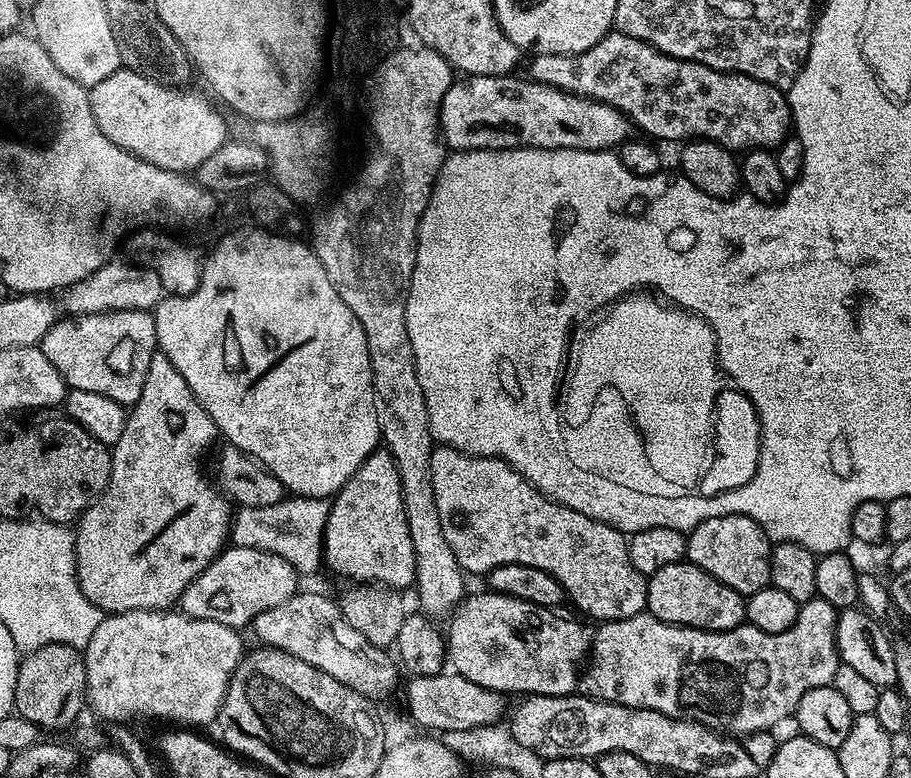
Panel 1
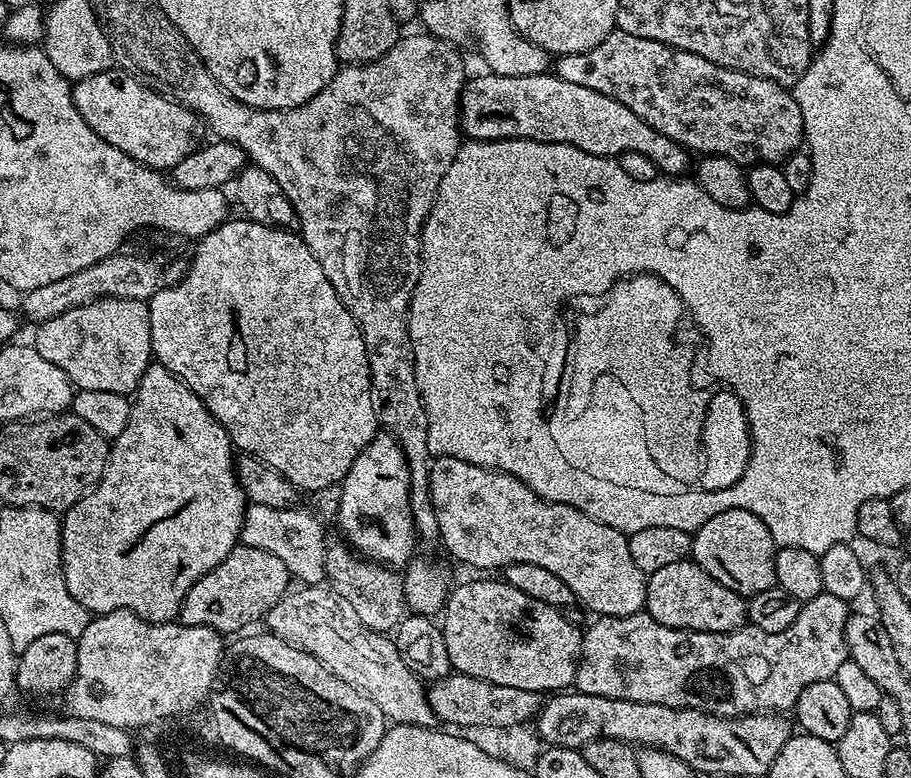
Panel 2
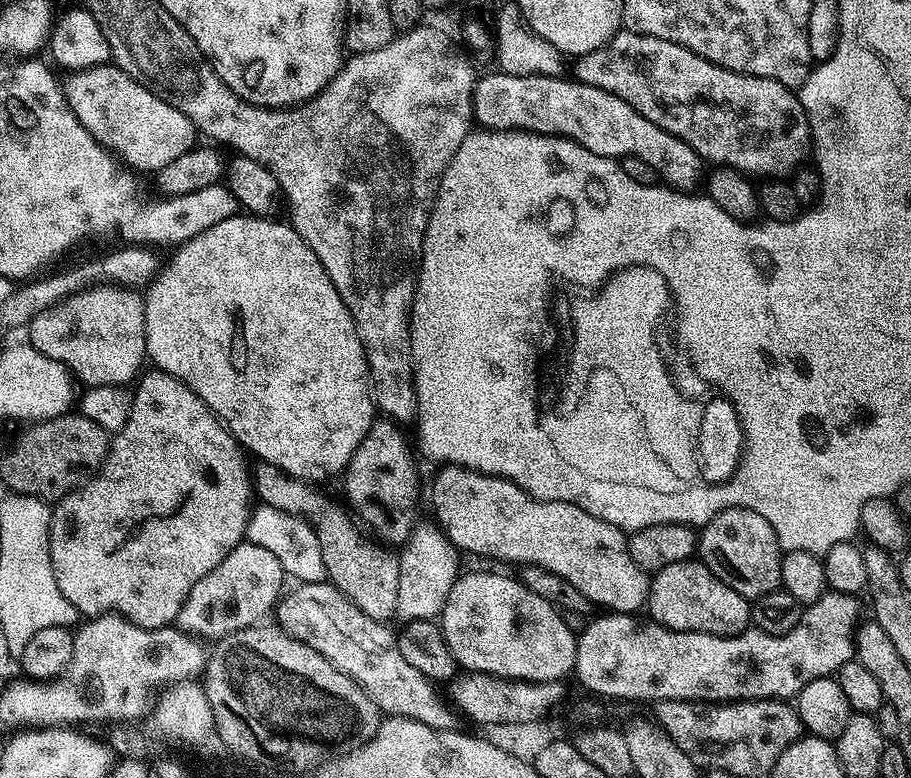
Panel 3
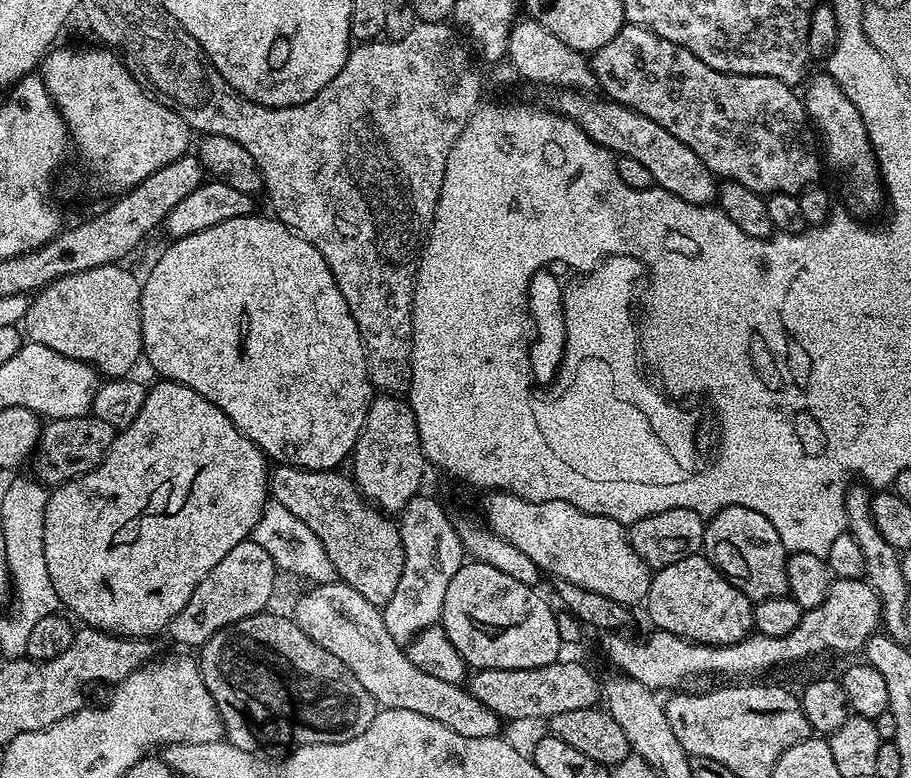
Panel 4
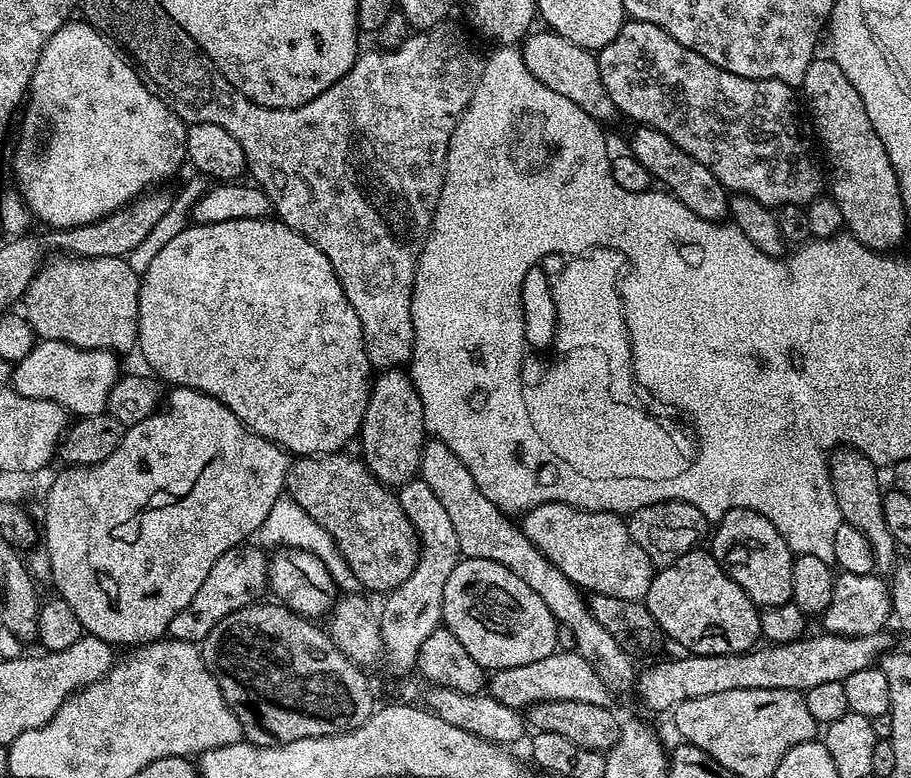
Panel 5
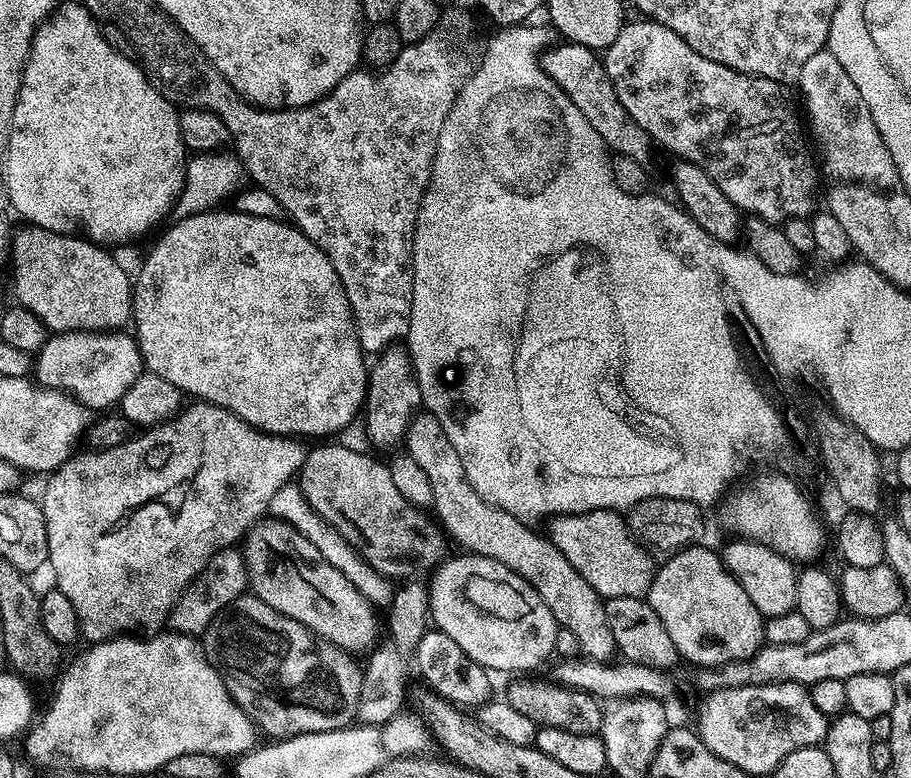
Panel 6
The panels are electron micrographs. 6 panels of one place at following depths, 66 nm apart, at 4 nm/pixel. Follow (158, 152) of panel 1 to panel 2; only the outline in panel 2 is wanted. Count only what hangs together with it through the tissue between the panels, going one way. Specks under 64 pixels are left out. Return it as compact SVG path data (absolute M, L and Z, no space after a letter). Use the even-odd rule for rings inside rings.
M115 66L109 67L107 72L99 72L86 77L85 80L75 81L72 84L72 97L74 106L78 106L78 114L82 114L82 118L86 118L86 122L90 126L90 130L94 130L94 134L98 134L106 142L110 142L110 146L122 150L145 168L170 170L178 162L182 162L182 158L186 158L186 154L190 154L197 143L198 117L196 113L191 112L182 104L167 100L156 89L149 88L141 80L135 80L128 72Z

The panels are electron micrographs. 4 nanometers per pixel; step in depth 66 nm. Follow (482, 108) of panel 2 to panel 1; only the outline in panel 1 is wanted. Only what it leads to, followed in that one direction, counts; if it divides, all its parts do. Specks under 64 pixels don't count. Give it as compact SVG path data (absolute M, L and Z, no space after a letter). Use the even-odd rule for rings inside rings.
M519 75L511 76L468 76L467 78L457 79L446 92L440 107L440 134L443 143L447 145L452 152L469 152L470 150L498 150L499 148L577 148L578 150L598 150L606 152L619 149L633 135L634 125L623 112L620 112L614 106L603 104L597 100L591 100L585 96L575 96L569 92L558 90L549 84L539 84L534 79L525 78L519 80Z

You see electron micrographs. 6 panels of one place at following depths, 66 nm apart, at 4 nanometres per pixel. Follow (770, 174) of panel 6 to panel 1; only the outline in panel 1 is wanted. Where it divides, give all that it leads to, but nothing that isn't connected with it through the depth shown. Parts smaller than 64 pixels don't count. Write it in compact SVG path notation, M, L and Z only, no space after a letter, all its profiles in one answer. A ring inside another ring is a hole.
M615 30L606 33L606 35L604 35L604 37L594 46L590 46L590 50L586 50L585 52L575 52L574 54L541 52L533 55L531 58L533 59L532 72L530 72L531 79L536 80L539 84L549 84L558 90L569 92L575 96L585 96L591 100L597 100L603 104L614 106L617 110L623 112L639 131L641 128L641 130L645 132L643 135L648 138L654 138L650 136L657 136L660 140L680 140L679 142L687 142L695 138L698 140L719 141L722 147L731 150L751 150L753 148L766 148L772 150L790 135L790 129L793 127L792 108L788 104L788 97L781 89L775 88L772 84L767 84L761 80L755 80L749 76L740 76L737 72L719 72L710 66L702 66L693 60L679 60L673 56L667 56L665 52L658 51L653 44L647 44L638 38L630 38L626 34L622 34Z

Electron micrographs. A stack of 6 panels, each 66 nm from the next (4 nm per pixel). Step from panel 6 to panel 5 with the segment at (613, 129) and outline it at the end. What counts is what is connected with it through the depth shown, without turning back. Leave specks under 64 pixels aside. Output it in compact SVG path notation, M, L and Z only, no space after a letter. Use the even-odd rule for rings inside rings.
M533 31L523 41L520 53L526 70L530 70L530 74L534 74L538 82L542 82L542 86L550 86L554 94L562 94L562 98L570 98L579 108L586 110L590 118L598 122L617 119L618 113L614 102L610 94L606 94L606 86L602 86L596 56L589 49L574 46L574 42L562 38L557 32L543 31Z

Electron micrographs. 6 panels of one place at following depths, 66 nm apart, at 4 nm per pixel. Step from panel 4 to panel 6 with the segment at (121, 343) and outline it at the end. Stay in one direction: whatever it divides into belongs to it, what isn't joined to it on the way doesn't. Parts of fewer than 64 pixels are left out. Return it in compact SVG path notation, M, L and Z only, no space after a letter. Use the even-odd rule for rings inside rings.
M24 226L20 233L13 235L10 240L10 260L13 260L12 284L16 287L15 303L21 308L30 310L30 314L38 317L49 333L58 332L114 332L123 329L124 323L132 320L132 290L134 287L133 277L126 274L126 270L122 270L122 266L118 266L118 262L114 262L111 251L107 247L101 246L87 238L81 238L76 234L65 234L62 232L51 232L45 228L35 226Z

